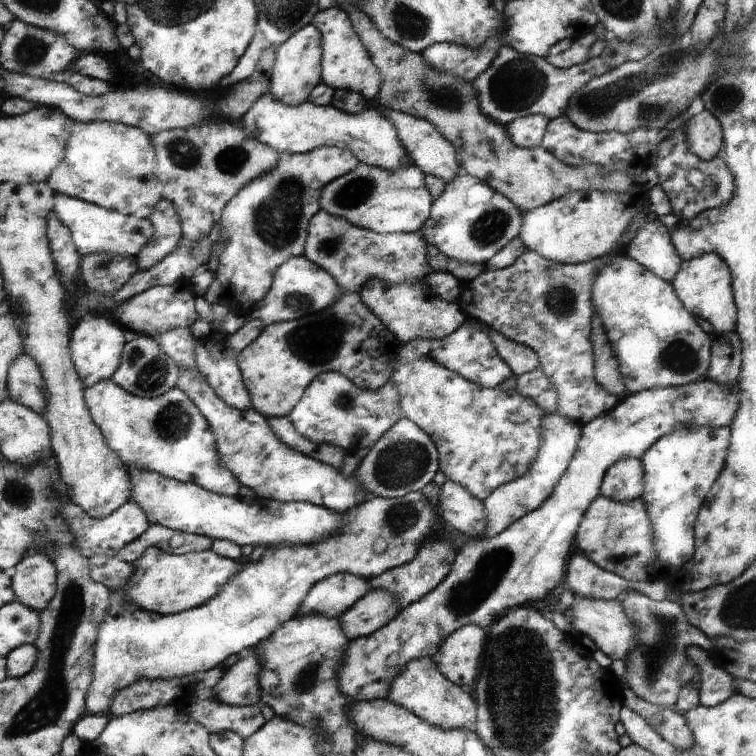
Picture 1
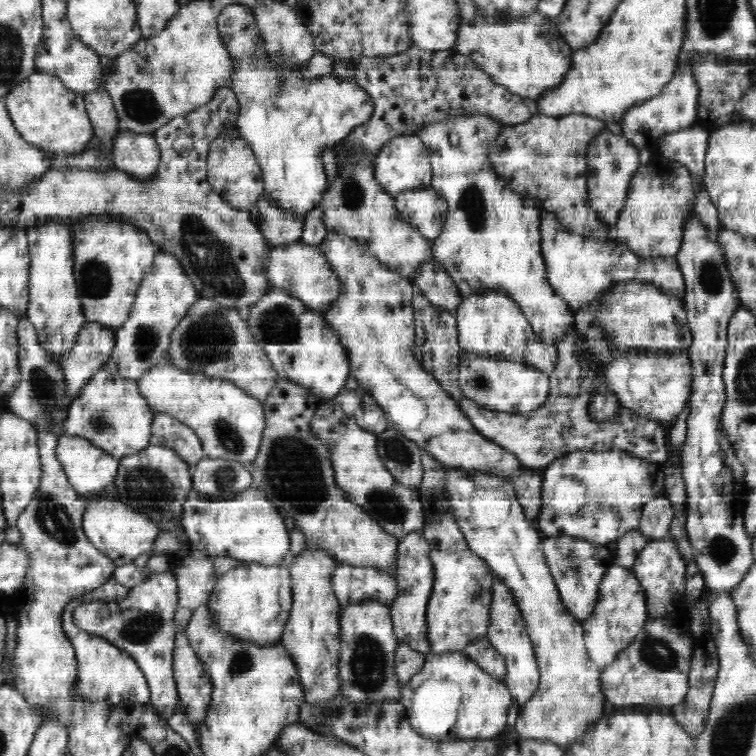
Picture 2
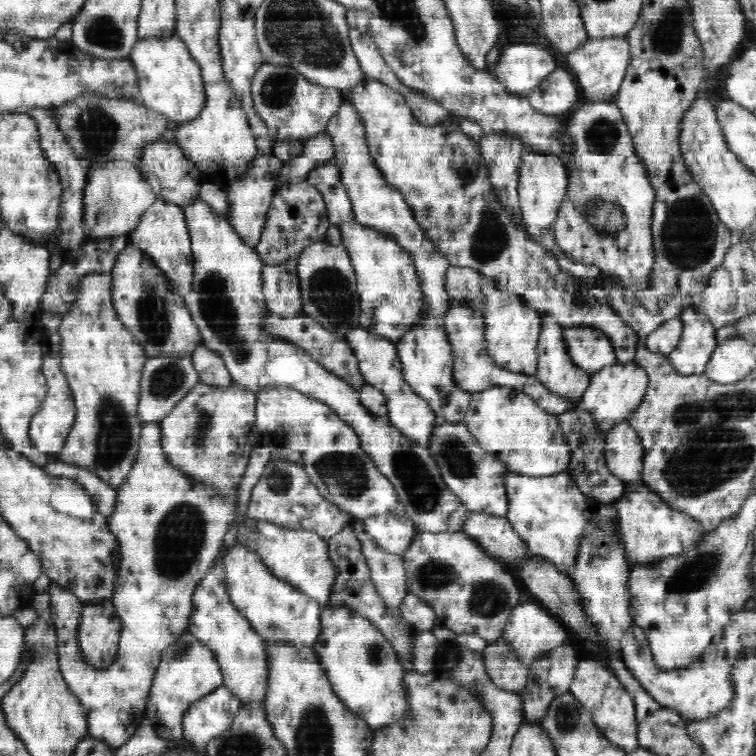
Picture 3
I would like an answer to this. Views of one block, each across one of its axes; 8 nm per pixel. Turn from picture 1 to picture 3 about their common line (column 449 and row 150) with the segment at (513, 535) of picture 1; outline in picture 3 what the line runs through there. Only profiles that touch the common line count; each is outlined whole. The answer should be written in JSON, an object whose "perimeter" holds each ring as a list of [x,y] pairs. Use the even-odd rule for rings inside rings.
{"perimeter":[[[594,102],[594,104],[582,103],[582,106],[568,114],[568,131],[572,138],[572,158],[568,158],[565,168],[568,172],[567,197],[564,198],[552,232],[555,234],[557,245],[567,254],[567,257],[575,262],[594,264],[606,274],[614,274],[622,280],[622,286],[636,286],[638,290],[647,290],[650,286],[652,267],[655,266],[655,252],[652,238],[652,216],[655,206],[655,190],[651,179],[648,178],[647,166],[640,154],[636,153],[635,143],[632,142],[632,134],[628,131],[627,122],[624,121],[618,104],[612,102]],[[602,201],[602,203],[616,203],[624,211],[626,226],[623,230],[616,230],[616,239],[600,240],[600,233],[593,230],[587,224],[583,216],[583,202]]]}

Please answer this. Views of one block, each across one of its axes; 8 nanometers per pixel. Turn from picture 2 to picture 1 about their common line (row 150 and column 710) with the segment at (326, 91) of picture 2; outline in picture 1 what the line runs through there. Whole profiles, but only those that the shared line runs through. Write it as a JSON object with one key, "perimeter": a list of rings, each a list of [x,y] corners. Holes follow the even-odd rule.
{"perimeter":[[[707,253],[681,264],[676,278],[671,280],[677,297],[697,319],[707,320],[714,335],[734,331],[737,326],[737,303],[733,292],[732,272],[726,261],[714,253]]]}

